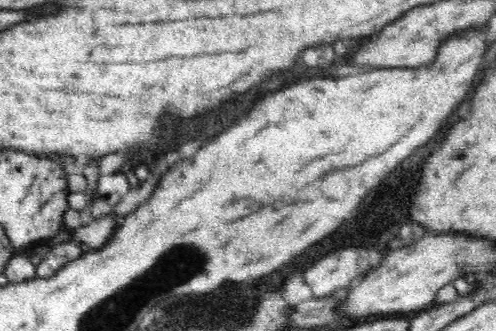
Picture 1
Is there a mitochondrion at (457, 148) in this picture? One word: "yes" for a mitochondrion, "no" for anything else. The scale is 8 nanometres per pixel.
yes

